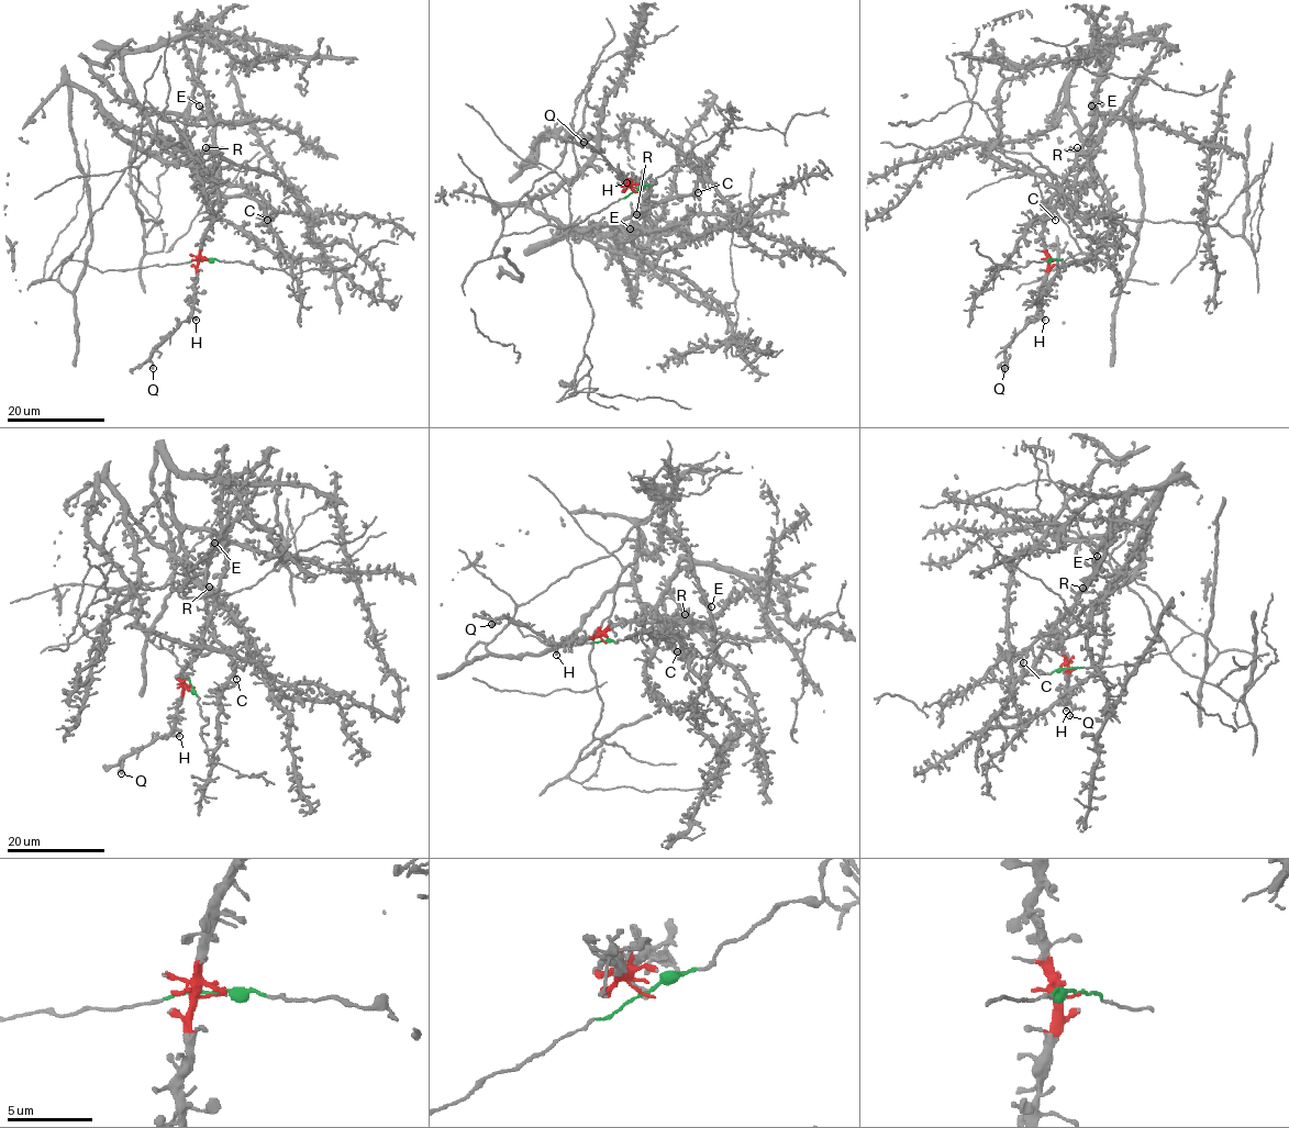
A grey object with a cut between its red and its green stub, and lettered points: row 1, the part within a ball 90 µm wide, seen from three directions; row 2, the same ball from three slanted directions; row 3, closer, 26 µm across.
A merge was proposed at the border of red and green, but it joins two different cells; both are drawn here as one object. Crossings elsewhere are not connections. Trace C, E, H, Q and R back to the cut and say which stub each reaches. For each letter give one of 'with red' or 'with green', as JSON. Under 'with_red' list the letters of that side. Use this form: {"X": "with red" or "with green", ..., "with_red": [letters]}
{"C": "with red", "E": "with red", "H": "with red", "Q": "with red", "R": "with red", "with_red": ["C", "E", "H", "Q", "R"]}

